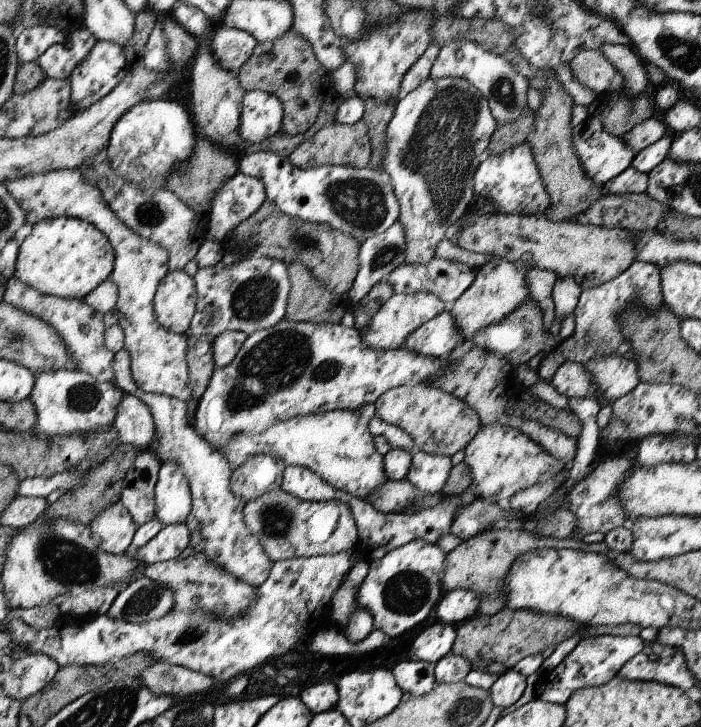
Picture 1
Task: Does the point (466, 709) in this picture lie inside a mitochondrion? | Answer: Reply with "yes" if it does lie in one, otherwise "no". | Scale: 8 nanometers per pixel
yes

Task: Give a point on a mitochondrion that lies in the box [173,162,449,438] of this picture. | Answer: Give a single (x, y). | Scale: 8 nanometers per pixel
(284, 359)

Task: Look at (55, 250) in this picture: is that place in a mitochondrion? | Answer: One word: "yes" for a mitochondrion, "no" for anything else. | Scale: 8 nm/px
no

